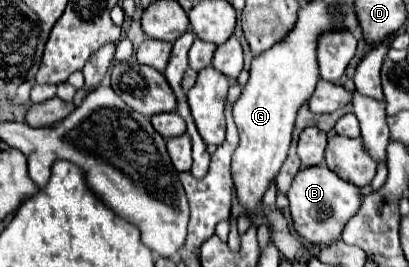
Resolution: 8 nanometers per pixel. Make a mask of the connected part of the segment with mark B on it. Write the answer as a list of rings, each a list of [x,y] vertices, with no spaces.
[[[327,165],[301,169],[293,179],[287,197],[295,231],[309,243],[319,243],[319,245],[331,245],[333,241],[337,241],[341,237],[345,223],[357,213],[357,207],[361,205],[359,189],[339,179]]]

